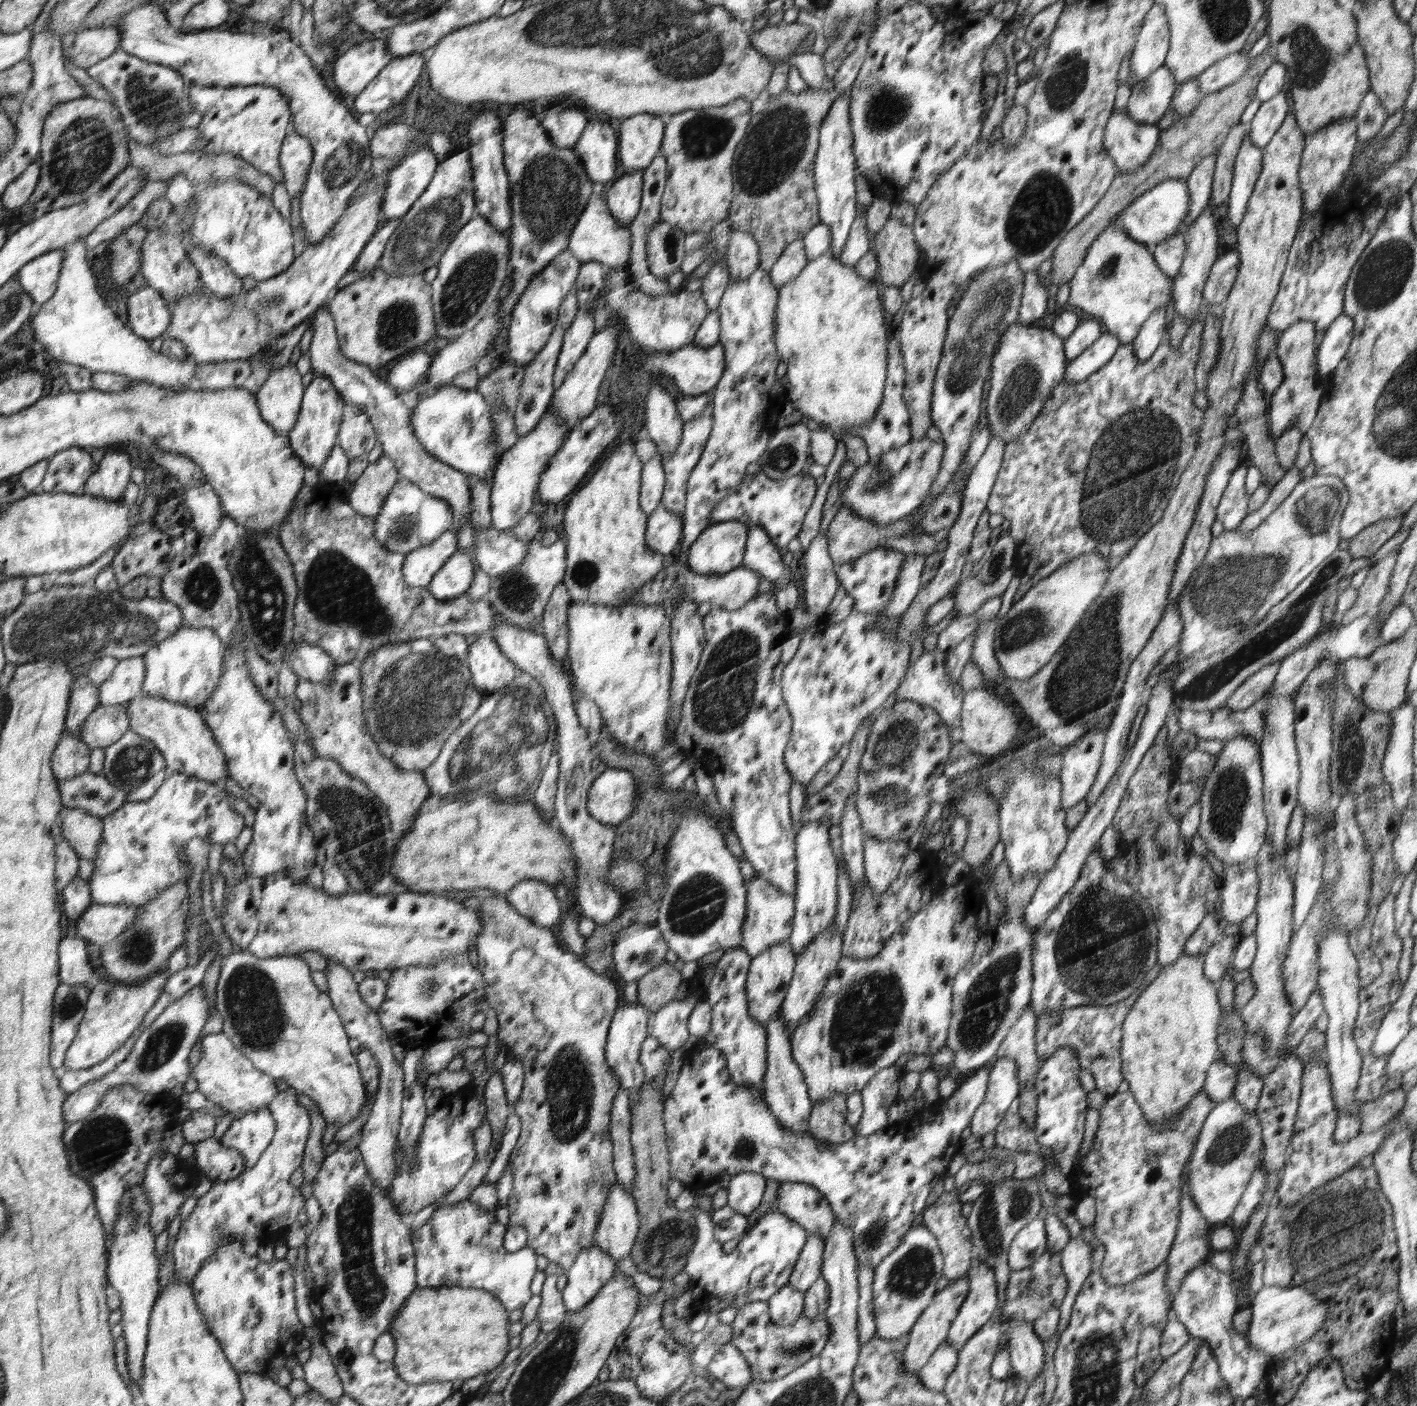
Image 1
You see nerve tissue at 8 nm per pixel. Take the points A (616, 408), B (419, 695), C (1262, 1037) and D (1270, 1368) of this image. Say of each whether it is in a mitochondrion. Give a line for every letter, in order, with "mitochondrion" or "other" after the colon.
A: other
B: mitochondrion
C: mitochondrion
D: other

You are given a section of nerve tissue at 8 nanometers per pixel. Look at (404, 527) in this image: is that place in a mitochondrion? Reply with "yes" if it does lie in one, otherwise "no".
yes

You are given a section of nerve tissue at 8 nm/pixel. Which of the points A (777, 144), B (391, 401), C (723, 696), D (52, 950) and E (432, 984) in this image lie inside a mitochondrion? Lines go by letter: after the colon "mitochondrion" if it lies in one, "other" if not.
A: mitochondrion
B: other
C: mitochondrion
D: other
E: mitochondrion

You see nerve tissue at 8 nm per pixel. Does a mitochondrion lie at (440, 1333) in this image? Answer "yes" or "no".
no

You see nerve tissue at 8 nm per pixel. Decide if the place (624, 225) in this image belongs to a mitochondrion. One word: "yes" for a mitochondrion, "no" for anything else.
no

